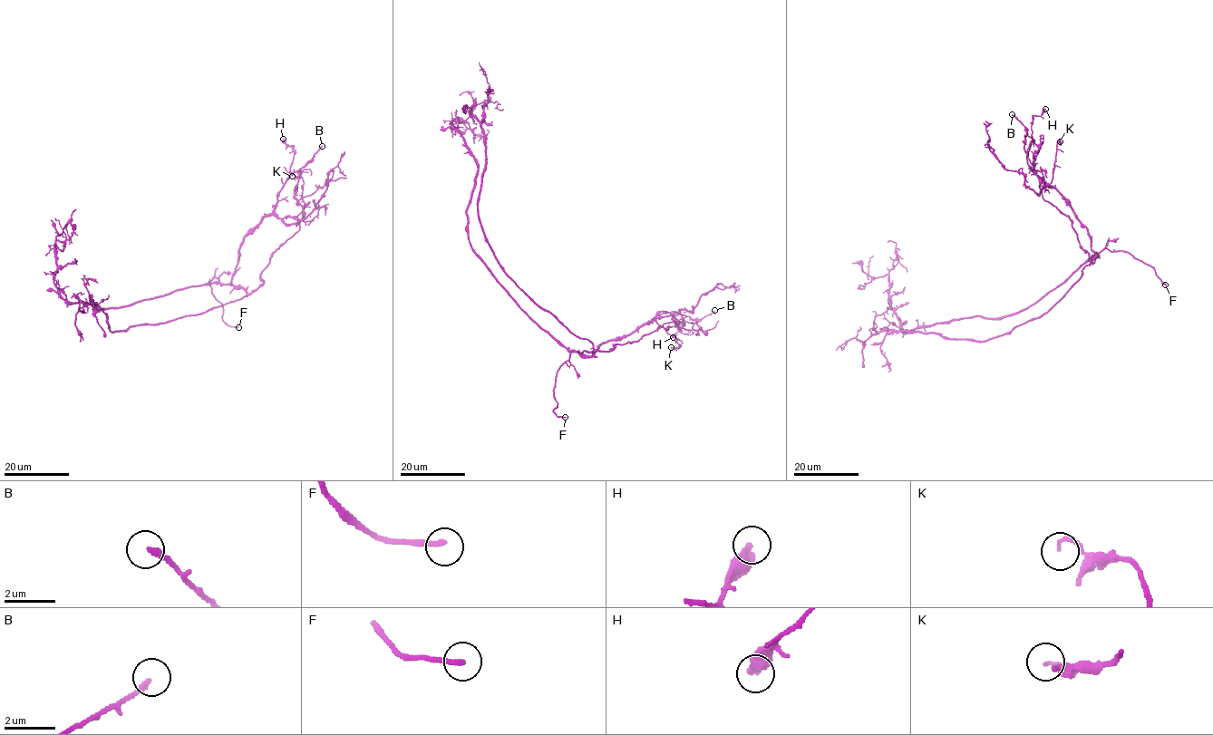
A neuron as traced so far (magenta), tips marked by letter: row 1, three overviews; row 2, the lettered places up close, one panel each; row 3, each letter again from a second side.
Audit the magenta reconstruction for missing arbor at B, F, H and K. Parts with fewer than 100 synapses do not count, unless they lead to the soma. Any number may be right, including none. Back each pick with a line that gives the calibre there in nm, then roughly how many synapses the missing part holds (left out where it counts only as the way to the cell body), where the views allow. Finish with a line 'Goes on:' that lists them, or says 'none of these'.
F: Thickness 200 nm
Goes on: F

